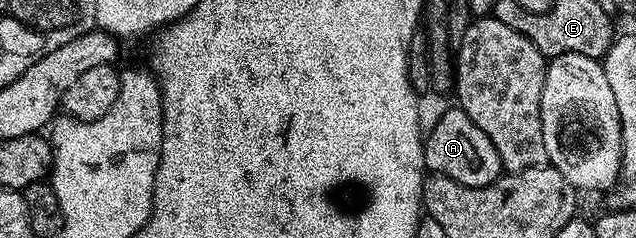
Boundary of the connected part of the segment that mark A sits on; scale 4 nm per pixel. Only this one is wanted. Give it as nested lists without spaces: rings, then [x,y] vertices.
[[[458,107],[448,109],[424,137],[424,167],[429,174],[449,177],[466,187],[486,187],[502,176],[502,166],[494,143],[486,139],[486,131]]]

